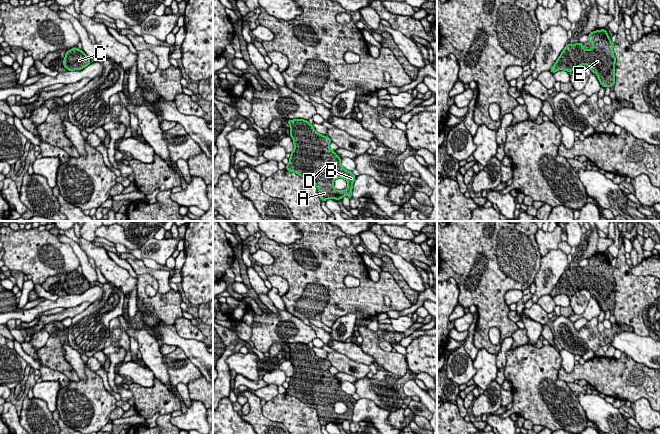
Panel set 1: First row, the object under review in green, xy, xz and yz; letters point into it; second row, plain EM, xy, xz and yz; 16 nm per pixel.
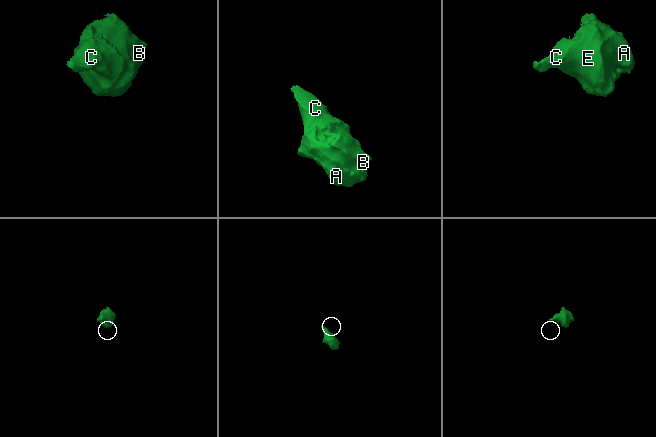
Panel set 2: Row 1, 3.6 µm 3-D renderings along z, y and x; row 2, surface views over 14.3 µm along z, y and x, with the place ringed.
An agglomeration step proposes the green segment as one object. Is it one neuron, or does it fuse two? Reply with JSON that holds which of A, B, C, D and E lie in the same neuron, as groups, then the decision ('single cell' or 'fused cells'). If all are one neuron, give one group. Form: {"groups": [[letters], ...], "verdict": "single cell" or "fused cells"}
{"groups": [["A", "B", "C", "D", "E"]], "verdict": "single cell"}

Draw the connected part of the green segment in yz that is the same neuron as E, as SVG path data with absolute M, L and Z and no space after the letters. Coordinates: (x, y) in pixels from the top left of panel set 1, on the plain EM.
M600 253L588 259L592 266L590 273L584 273L583 267L567 268L550 295L565 294L568 297L576 292L587 289L594 296L604 312L615 308L616 281L613 277L614 267L610 264L607 254Z

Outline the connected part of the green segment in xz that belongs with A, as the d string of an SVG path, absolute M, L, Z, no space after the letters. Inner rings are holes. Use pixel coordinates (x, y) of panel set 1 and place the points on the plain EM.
M304 343L287 344L290 350L290 361L293 364L294 373L290 377L289 387L286 394L294 396L305 403L307 406L314 408L319 416L321 425L328 423L341 424L344 420L352 421L353 407L356 400L352 395L346 394L341 389L341 382L331 374L329 368L332 366L328 360L324 360L315 355L312 348ZM343 402L347 405L345 414L336 414L334 404Z

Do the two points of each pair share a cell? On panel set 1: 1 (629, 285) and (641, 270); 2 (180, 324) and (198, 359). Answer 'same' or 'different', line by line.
1: different
2: different

